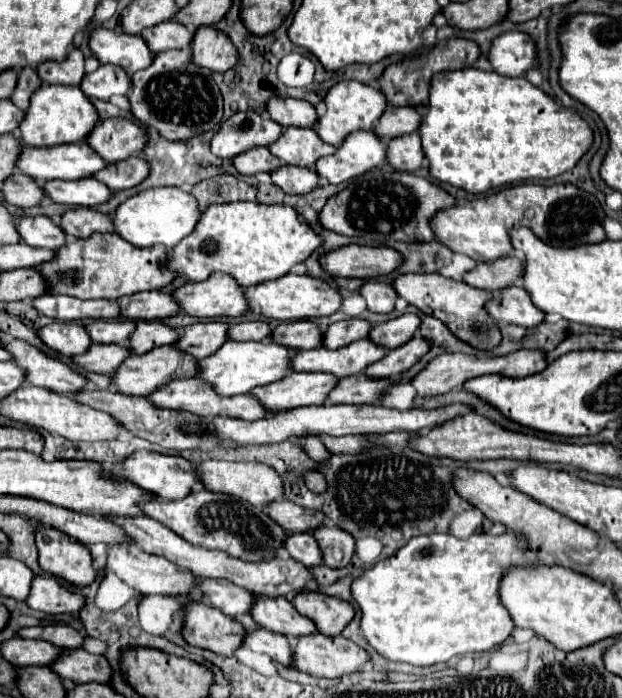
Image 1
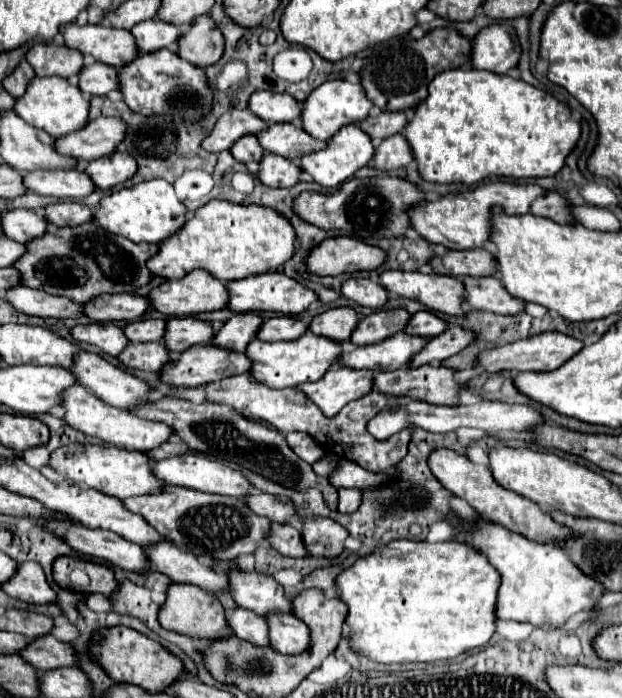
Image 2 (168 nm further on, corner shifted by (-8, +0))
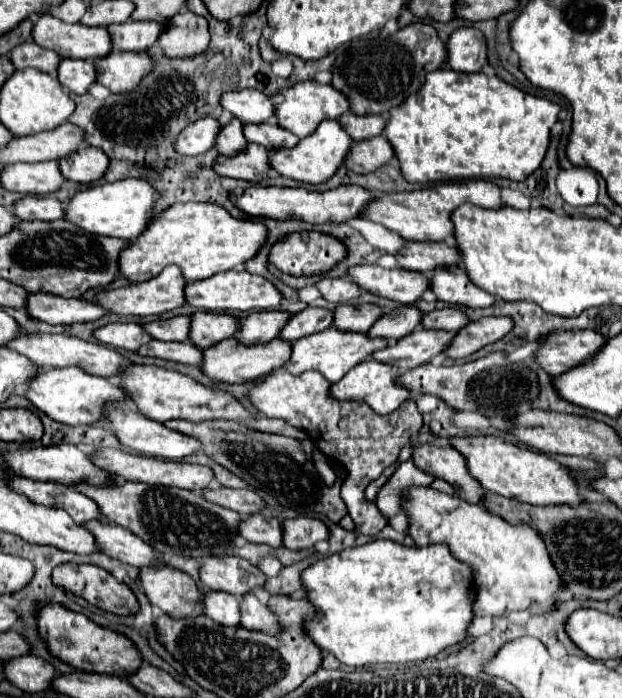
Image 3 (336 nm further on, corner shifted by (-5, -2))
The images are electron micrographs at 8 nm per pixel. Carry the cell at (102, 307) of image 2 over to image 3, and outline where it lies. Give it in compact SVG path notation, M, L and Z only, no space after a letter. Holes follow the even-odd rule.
M29 294L27 312L33 318L39 318L49 324L75 324L75 322L93 322L109 314L103 306L95 302L61 298L53 294Z

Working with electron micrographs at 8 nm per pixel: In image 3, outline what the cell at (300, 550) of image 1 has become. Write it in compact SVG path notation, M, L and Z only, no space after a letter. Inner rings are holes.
M255 514L239 524L241 536L253 544L267 544L271 548L283 546L283 524L275 516Z

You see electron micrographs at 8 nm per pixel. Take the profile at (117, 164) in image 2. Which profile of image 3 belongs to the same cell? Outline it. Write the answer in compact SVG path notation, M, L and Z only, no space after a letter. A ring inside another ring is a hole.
M87 146L79 150L79 154L71 154L71 158L63 158L63 162L59 162L59 168L67 180L79 184L93 184L107 172L109 160L103 150Z

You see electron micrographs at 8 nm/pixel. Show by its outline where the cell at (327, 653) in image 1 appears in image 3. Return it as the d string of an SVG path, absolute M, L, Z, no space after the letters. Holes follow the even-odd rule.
M255 594L241 598L241 624L247 630L263 632L267 636L279 636L283 632L277 614L267 604L261 604Z

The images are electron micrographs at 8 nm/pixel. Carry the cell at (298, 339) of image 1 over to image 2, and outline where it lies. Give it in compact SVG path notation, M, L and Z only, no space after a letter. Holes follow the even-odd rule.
M330 308L318 316L312 318L310 322L310 332L334 340L350 340L350 334L354 332L358 324L358 312L354 308Z

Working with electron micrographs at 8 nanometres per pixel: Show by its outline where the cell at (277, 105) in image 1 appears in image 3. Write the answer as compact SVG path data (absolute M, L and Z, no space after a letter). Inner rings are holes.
M259 90L227 92L221 96L221 106L237 116L243 124L259 124L275 116L275 104Z

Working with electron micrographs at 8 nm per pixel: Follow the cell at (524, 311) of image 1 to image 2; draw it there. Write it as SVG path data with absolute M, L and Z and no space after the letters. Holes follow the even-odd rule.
M462 276L462 284L466 290L464 302L470 310L486 310L494 314L524 312L524 302L514 300L496 276Z

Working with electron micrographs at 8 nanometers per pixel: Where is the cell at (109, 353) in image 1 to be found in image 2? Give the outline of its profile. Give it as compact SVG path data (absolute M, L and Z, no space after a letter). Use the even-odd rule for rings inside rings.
M132 342L118 358L122 364L130 368L140 368L140 370L162 370L166 364L172 362L162 342L150 342L150 344Z

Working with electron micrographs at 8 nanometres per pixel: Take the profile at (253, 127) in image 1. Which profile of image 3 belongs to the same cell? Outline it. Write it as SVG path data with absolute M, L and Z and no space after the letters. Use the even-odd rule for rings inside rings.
M201 118L201 120L189 124L183 130L183 134L179 134L179 138L175 142L175 150L179 150L179 154L183 154L183 156L203 154L215 146L215 138L221 128L223 128L223 124L219 120Z

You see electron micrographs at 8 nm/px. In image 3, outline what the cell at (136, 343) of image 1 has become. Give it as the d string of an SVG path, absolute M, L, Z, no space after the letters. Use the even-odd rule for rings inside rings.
M195 312L191 316L189 326L189 342L201 350L207 346L215 346L217 342L233 336L237 332L237 320L227 314L211 314L211 312Z

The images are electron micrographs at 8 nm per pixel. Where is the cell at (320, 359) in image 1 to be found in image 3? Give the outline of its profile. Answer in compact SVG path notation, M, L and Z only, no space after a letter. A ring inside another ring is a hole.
M413 330L411 334L399 338L395 344L389 344L383 350L377 350L377 354L371 354L373 360L383 364L393 364L397 360L405 360L407 368L421 366L429 362L431 356L441 354L443 348L449 344L455 332L437 332L437 330Z

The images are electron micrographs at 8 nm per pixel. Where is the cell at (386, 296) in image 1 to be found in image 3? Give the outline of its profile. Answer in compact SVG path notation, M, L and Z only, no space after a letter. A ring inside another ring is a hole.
M323 278L317 282L317 288L321 290L323 298L337 304L347 304L361 296L361 288L351 282L351 278Z

